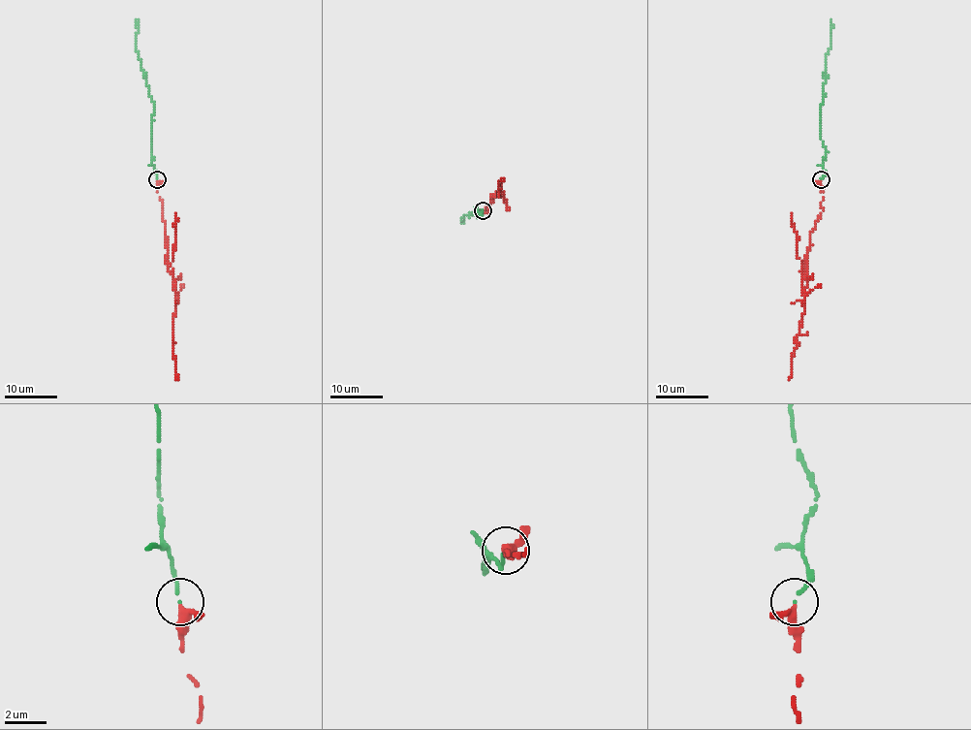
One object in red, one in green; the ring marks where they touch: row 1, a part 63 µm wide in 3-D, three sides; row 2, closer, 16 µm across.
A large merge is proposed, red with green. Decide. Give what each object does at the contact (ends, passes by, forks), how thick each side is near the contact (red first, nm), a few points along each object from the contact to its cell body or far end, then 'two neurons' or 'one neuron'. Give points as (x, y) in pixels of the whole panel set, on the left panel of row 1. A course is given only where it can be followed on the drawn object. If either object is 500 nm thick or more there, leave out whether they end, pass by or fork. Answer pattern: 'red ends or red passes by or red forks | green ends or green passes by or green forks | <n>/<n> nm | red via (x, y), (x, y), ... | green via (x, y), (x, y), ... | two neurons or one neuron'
red passes by | green ends | 280/150 nm | red via (157, 180), (157, 192), (163, 203), (167, 268), (173, 277), (176, 296), (173, 337), (177, 380) | green via (157, 179), (152, 163), (153, 104), (135, 47), (137, 20) | one neuron

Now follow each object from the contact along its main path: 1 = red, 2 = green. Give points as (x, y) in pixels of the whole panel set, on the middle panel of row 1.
1: (483, 210), (488, 210), (492, 196), (502, 193), (499, 185), (503, 178)
2: (483, 210), (478, 216), (477, 209), (479, 210), (475, 214), (464, 216), (462, 220)

